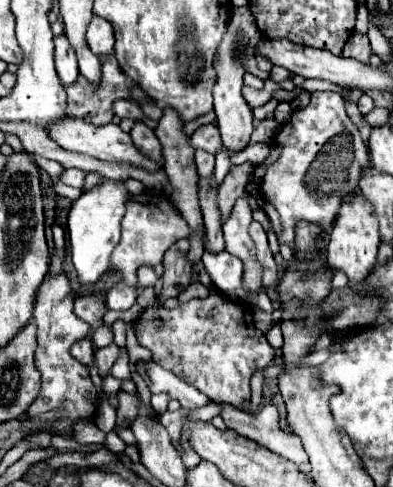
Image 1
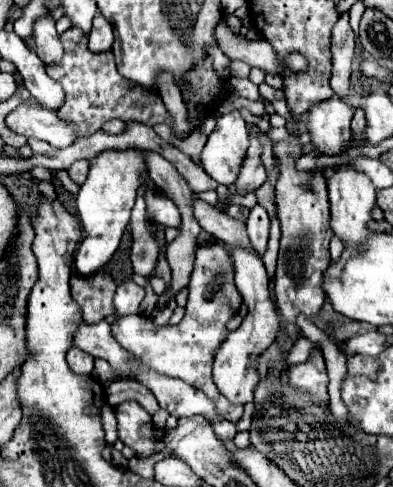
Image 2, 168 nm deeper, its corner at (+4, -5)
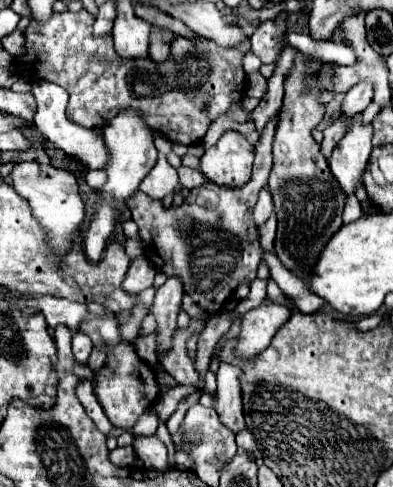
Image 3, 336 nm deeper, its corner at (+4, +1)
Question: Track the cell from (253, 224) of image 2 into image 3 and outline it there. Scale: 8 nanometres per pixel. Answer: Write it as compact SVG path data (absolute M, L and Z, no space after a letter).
M266 188L260 190L260 198L258 198L258 204L254 208L254 220L256 220L256 226L264 224L274 212L274 206L272 206L272 196Z

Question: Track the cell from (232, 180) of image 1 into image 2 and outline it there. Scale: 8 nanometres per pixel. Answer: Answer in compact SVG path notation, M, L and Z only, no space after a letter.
M250 138L250 148L246 152L246 158L242 162L240 174L234 182L236 194L244 196L248 192L256 192L266 182L266 170L260 160L260 144L256 138Z

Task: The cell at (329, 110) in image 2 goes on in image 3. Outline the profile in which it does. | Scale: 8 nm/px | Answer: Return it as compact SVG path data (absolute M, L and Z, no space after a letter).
M362 80L346 92L344 104L342 104L342 116L344 118L352 118L352 116L362 114L366 110L366 106L372 102L372 94L374 94L372 86L374 84L370 80Z

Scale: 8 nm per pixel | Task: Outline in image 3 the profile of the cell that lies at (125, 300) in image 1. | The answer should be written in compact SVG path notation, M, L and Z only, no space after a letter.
M138 256L138 258L132 260L130 270L128 270L128 274L126 274L124 282L122 282L122 288L128 294L140 294L142 290L152 286L156 274L158 274L156 266L154 264L150 266L150 260L146 256Z

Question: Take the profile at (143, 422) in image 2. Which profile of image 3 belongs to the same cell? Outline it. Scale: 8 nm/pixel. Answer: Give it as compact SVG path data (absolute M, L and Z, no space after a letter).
M120 342L108 354L106 364L94 372L94 394L104 408L104 414L114 426L132 428L140 414L158 400L160 386L154 370L136 354L134 346L128 342Z

